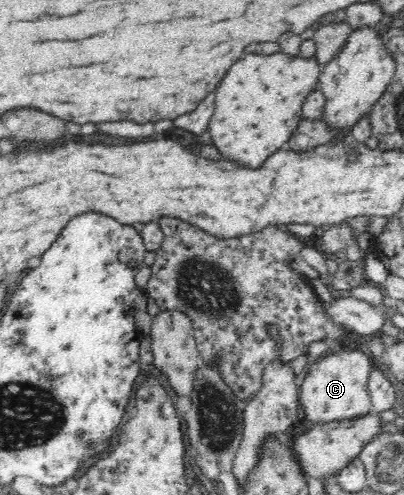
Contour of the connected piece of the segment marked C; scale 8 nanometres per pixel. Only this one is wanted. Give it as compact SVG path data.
M361 348L331 350L311 361L311 366L299 387L301 417L314 424L356 419L371 412L368 375L373 369L370 358Z

